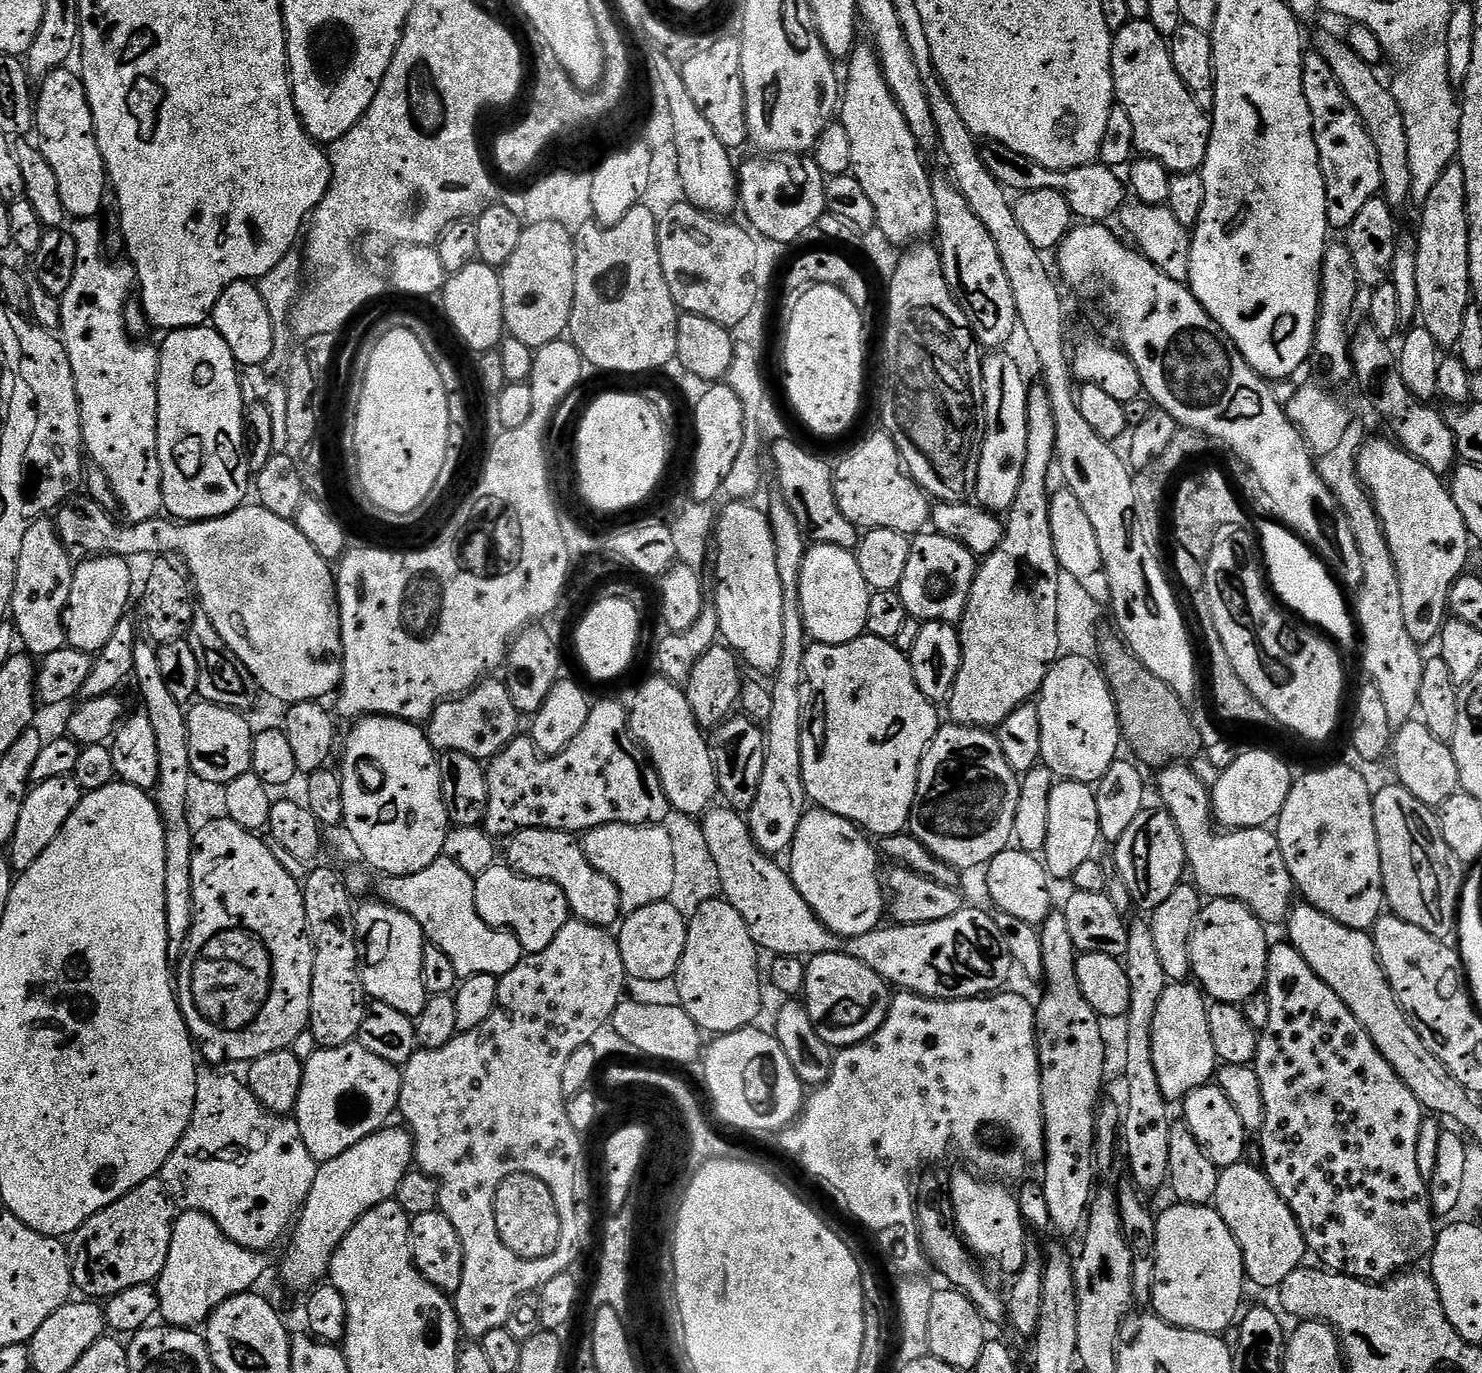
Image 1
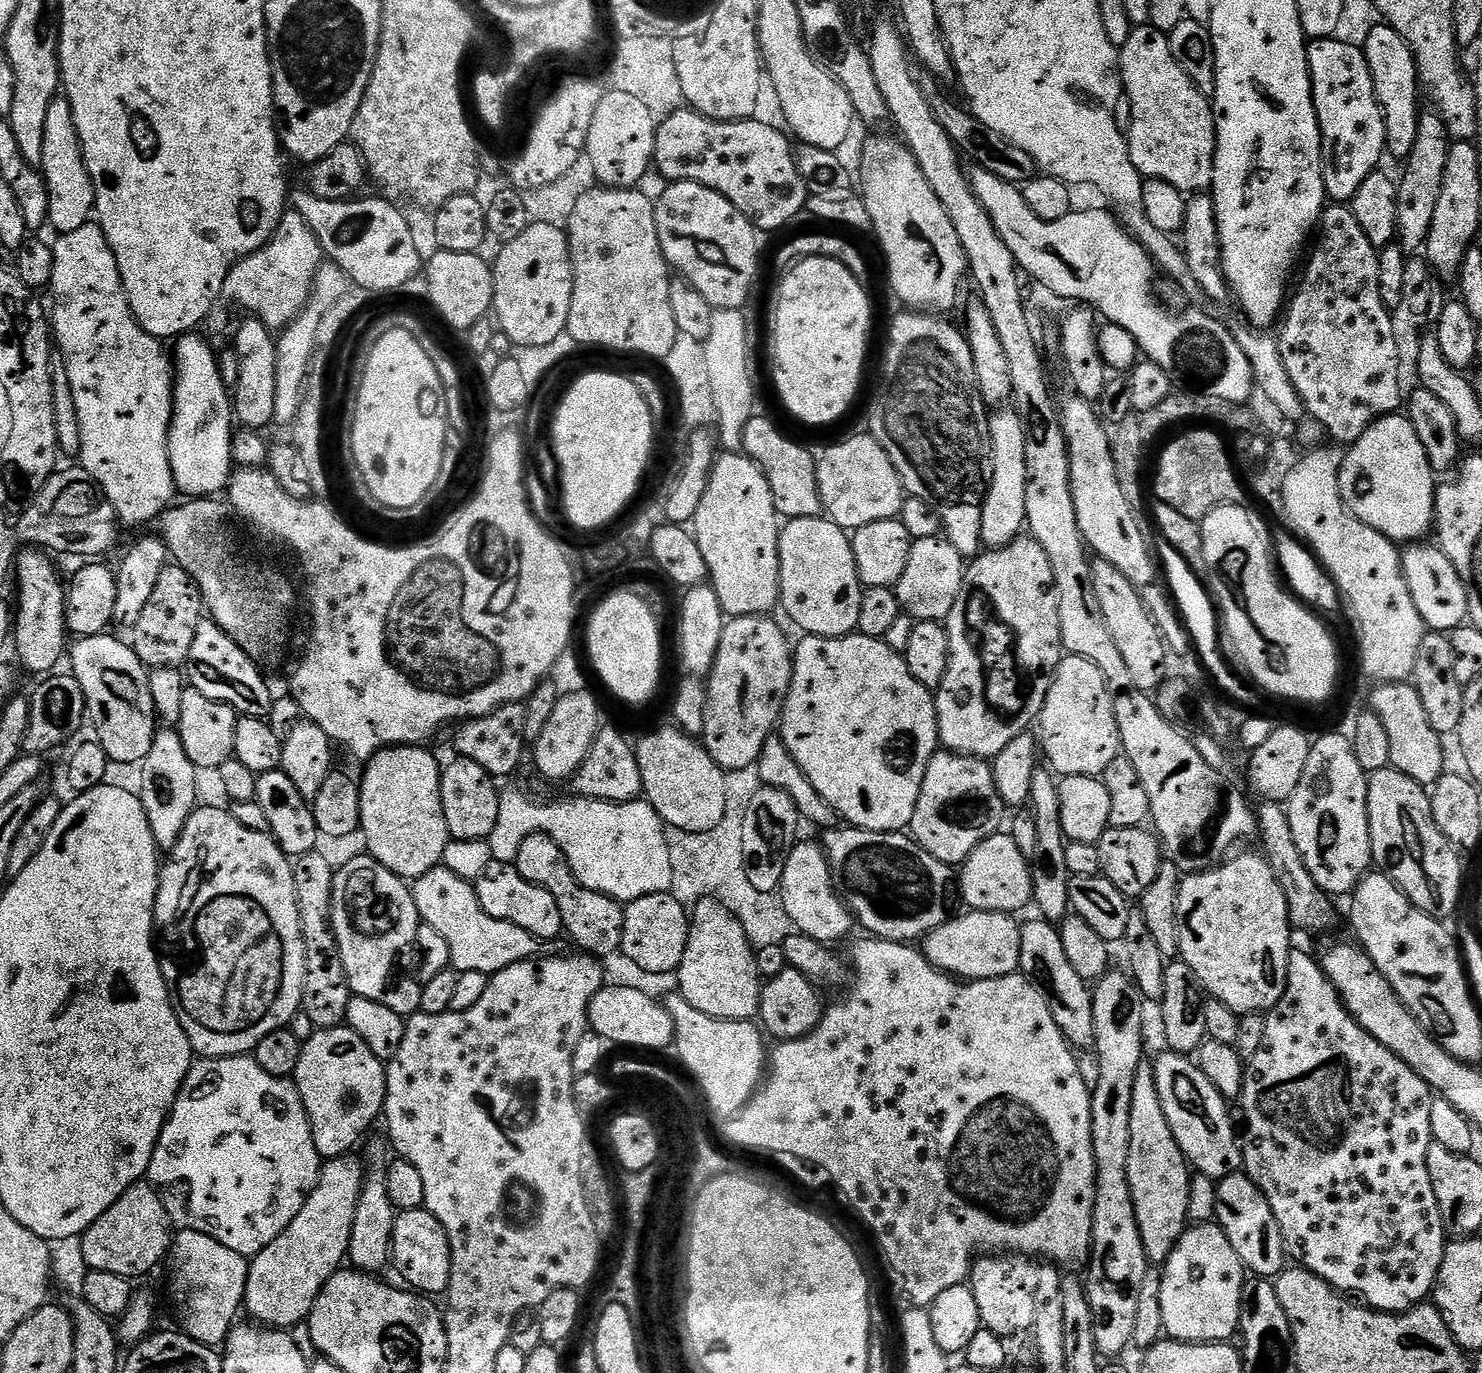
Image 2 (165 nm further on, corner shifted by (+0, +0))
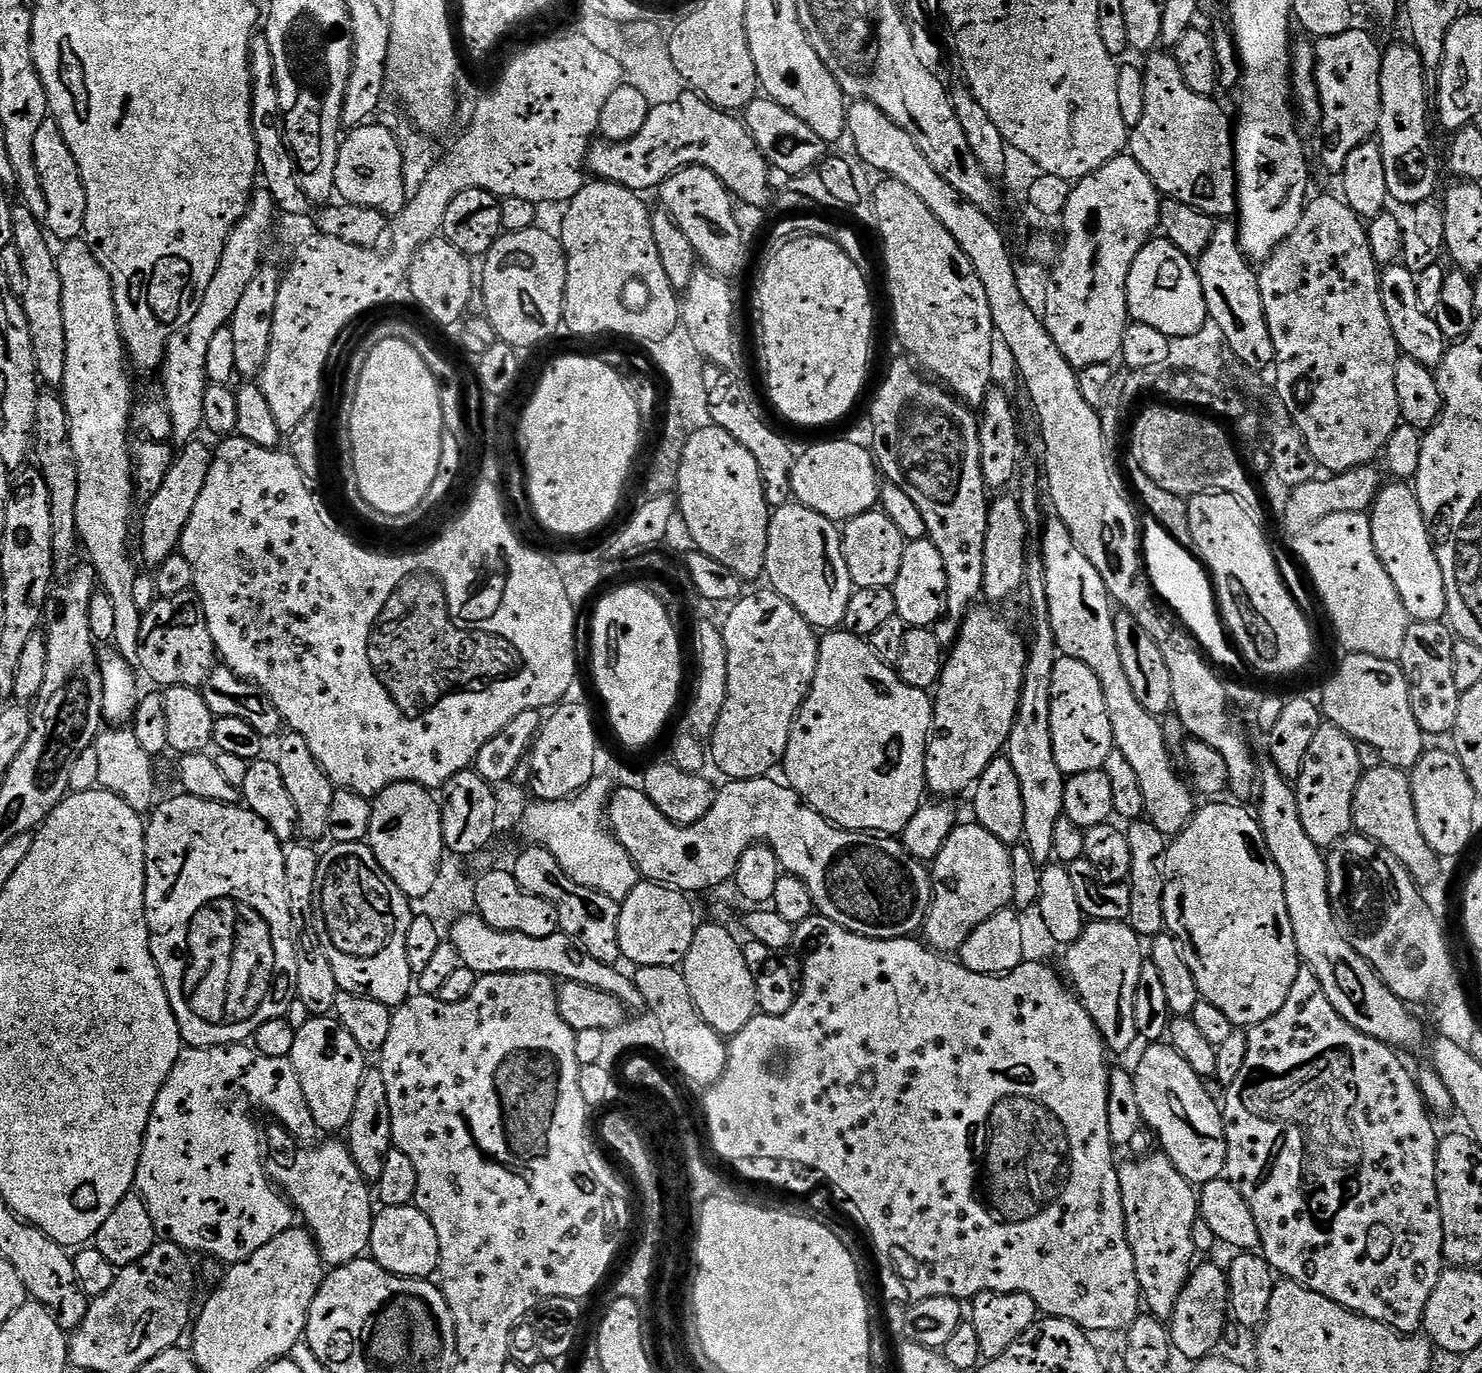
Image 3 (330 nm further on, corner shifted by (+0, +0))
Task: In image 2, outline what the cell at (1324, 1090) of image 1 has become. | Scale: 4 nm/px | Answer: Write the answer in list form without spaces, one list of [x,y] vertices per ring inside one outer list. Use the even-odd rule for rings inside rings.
[[[1293,950],[1288,963],[1286,990],[1272,1011],[1266,1016],[1266,1038],[1262,1050],[1247,1061],[1244,1074],[1244,1091],[1240,1093],[1239,1107],[1244,1107],[1244,1120],[1248,1123],[1248,1141],[1242,1144],[1242,1168],[1262,1190],[1266,1202],[1278,1218],[1287,1255],[1292,1256],[1299,1267],[1313,1272],[1330,1287],[1341,1294],[1359,1298],[1367,1307],[1377,1312],[1409,1312],[1416,1305],[1425,1303],[1433,1295],[1438,1270],[1446,1247],[1444,1219],[1434,1198],[1434,1182],[1430,1182],[1430,1170],[1426,1166],[1426,1154],[1434,1143],[1430,1130],[1430,1106],[1434,1093],[1427,1082],[1418,1078],[1402,1058],[1398,1058],[1386,1046],[1382,1046],[1372,1035],[1344,1009],[1340,995],[1324,973],[1321,961],[1308,952]]]

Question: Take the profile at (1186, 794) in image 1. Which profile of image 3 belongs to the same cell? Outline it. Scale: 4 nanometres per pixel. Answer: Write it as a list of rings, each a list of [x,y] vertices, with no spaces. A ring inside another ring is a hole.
[[[1055,514],[1043,521],[1044,533],[1040,536],[1040,552],[1044,566],[1044,580],[1048,598],[1048,620],[1051,622],[1056,647],[1063,655],[1078,662],[1086,662],[1094,670],[1094,678],[1102,686],[1106,698],[1106,714],[1110,714],[1112,743],[1130,762],[1138,774],[1139,785],[1145,799],[1145,813],[1152,824],[1162,830],[1165,838],[1174,838],[1187,826],[1198,801],[1192,797],[1193,789],[1189,781],[1183,780],[1172,765],[1168,753],[1169,741],[1163,738],[1163,726],[1152,716],[1130,687],[1130,677],[1122,667],[1122,654],[1118,654],[1118,634],[1116,633],[1116,612],[1114,601],[1102,582],[1102,574],[1094,570],[1094,562],[1082,554],[1074,534],[1066,530],[1066,522]]]

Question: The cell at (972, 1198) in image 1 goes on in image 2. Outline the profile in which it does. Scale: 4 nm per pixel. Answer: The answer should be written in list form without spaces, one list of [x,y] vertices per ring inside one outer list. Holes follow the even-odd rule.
[[[988,1254],[977,1259],[972,1265],[970,1286],[974,1290],[974,1298],[978,1298],[978,1314],[980,1323],[994,1334],[1011,1338],[1019,1332],[1027,1333],[1034,1322],[1034,1293],[1038,1287],[1037,1265],[1031,1259],[1020,1254]]]

